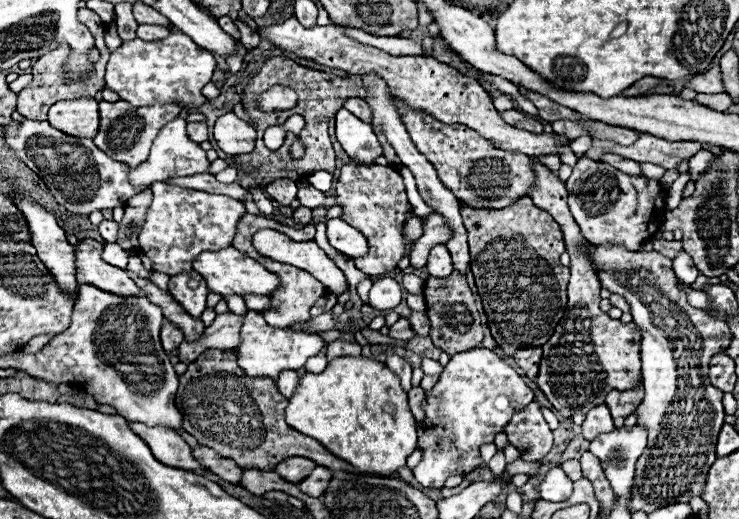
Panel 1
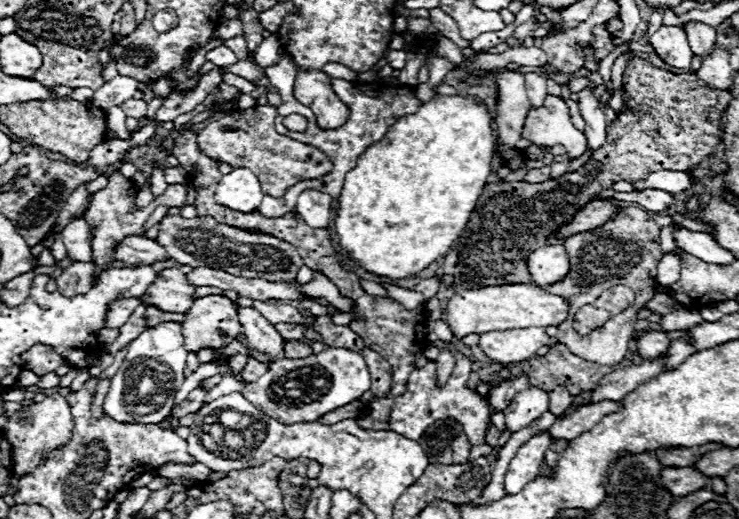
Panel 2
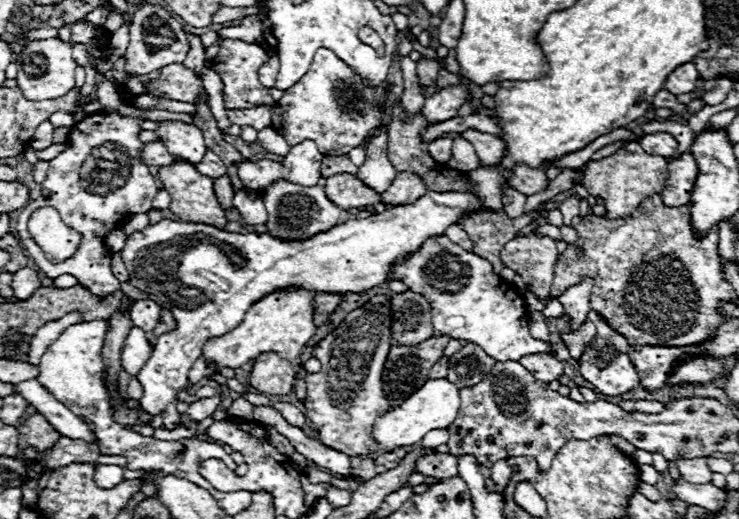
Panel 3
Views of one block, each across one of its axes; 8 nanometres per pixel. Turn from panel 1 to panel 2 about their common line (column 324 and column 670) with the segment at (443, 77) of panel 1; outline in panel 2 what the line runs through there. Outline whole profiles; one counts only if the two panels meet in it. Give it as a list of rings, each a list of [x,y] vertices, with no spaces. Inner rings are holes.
[[[672,26],[672,30],[658,30],[650,36],[650,44],[658,58],[662,58],[666,64],[674,68],[690,68],[690,60],[694,54],[690,50],[684,28]]]

